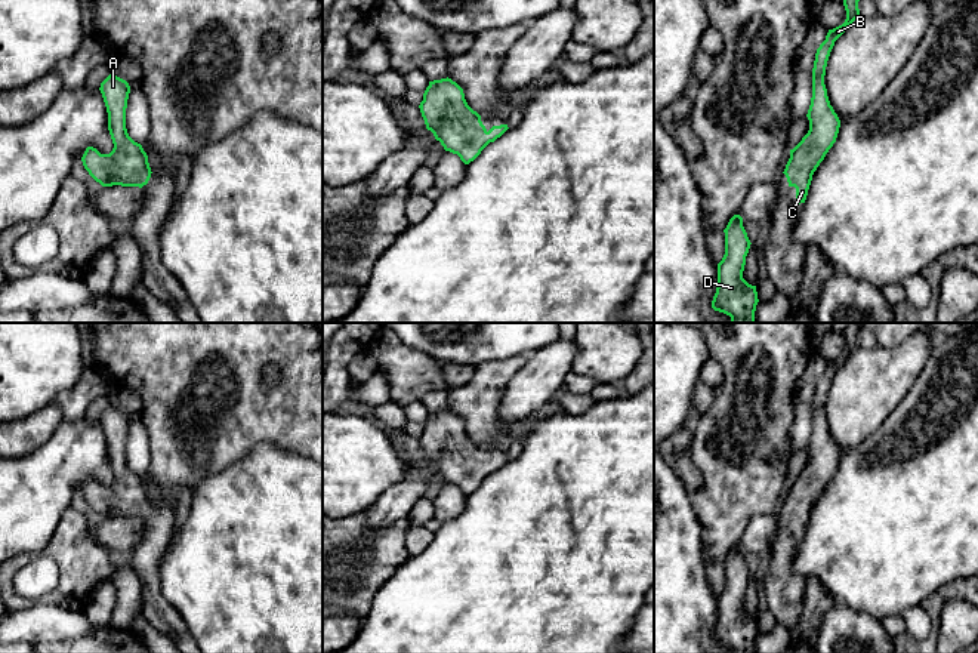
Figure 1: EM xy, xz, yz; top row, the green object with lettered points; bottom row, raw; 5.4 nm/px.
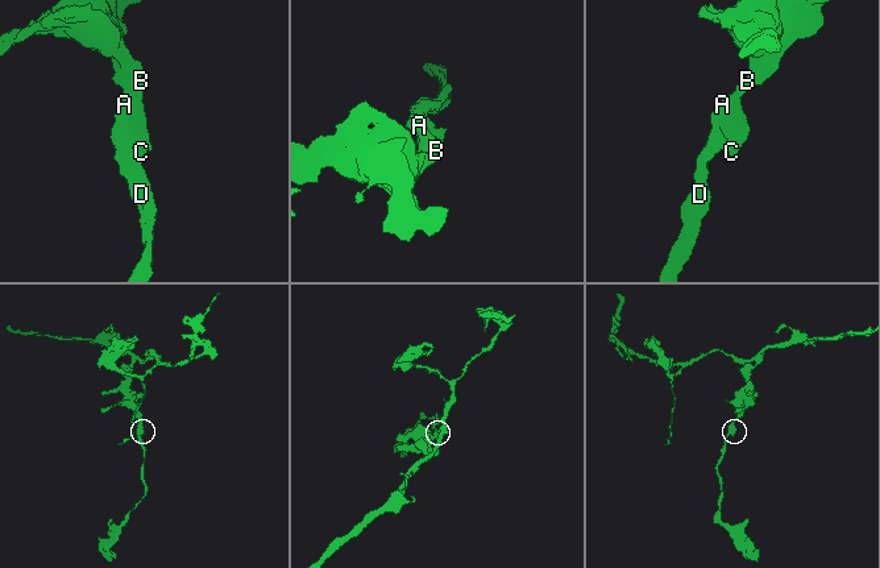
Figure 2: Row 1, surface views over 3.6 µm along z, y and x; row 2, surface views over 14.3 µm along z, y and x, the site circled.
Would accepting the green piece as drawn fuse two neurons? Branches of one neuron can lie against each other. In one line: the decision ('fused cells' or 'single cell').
single cell

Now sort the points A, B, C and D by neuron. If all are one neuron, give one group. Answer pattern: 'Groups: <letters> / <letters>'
Groups: A B C D

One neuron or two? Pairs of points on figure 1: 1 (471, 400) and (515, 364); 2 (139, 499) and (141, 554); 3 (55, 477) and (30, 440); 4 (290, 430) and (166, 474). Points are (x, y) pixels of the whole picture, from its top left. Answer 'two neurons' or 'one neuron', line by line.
1: one neuron
2: one neuron
3: two neurons
4: one neuron

